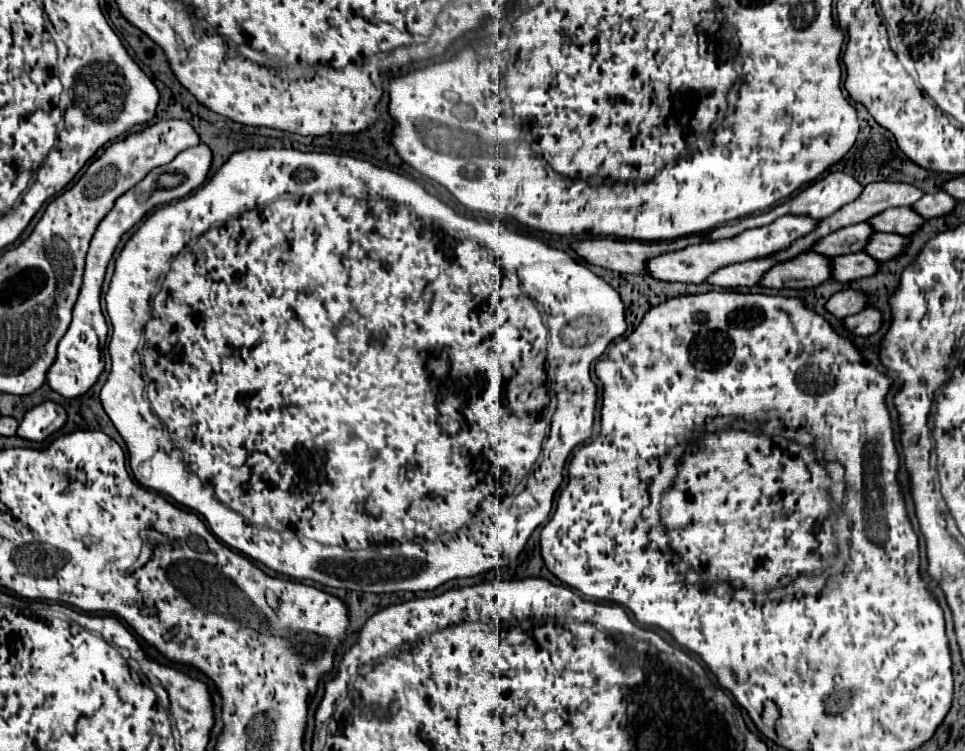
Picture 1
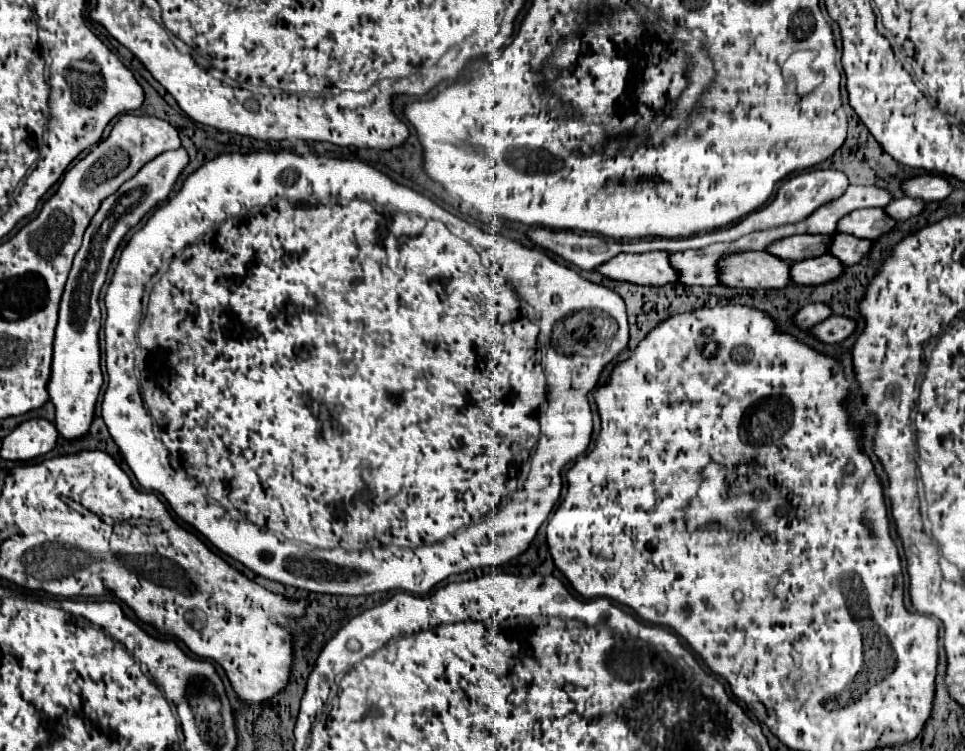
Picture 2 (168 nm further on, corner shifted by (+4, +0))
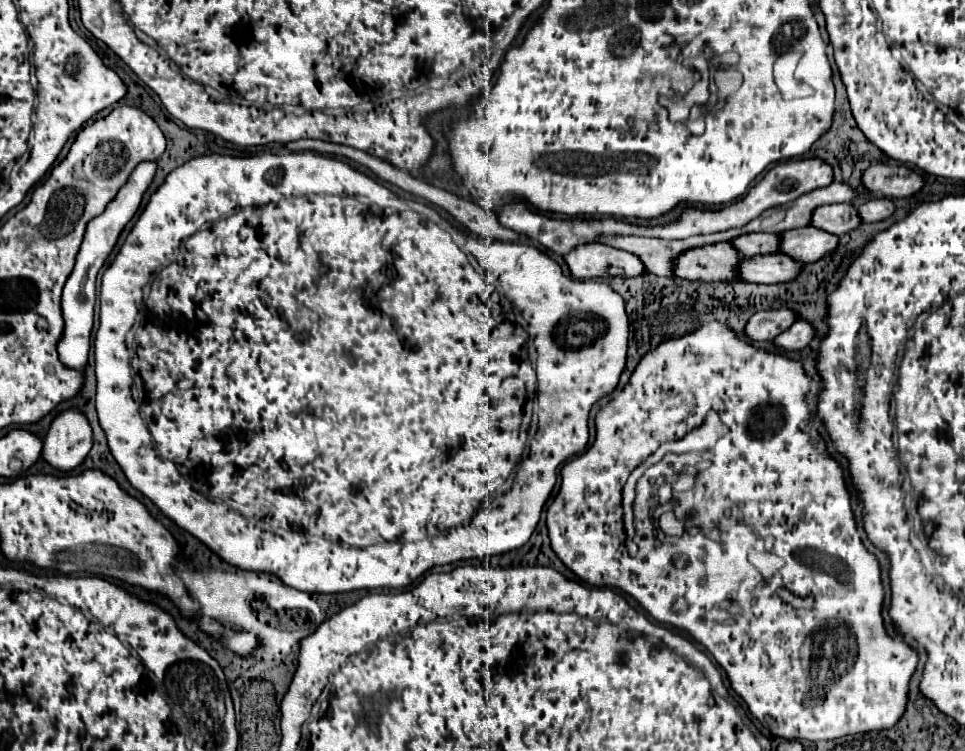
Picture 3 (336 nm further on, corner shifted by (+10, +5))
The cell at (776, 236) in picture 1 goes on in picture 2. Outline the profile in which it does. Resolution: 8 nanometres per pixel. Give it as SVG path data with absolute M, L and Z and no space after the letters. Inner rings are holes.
M666 251L642 253L642 255L616 255L610 263L598 267L598 271L616 281L630 281L638 285L668 285L678 283L678 271L670 263L670 255Z

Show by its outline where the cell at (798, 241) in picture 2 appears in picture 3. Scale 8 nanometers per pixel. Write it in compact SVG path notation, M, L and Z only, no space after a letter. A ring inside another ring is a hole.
M758 232L758 234L742 234L734 240L730 240L730 244L738 250L738 254L742 258L748 256L756 256L756 254L772 254L776 252L776 234L768 234L768 232Z

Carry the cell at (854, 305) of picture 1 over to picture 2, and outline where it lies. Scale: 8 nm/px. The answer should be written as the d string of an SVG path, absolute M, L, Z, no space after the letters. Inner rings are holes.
M810 303L806 307L802 307L798 313L796 313L796 325L802 327L802 329L808 329L808 327L814 327L816 323L822 323L824 319L828 319L832 315L832 309L830 305L826 303Z

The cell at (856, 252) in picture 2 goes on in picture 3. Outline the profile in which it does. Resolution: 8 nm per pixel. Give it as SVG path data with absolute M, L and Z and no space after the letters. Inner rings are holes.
M812 226L784 230L778 236L780 236L778 252L790 256L796 262L804 262L804 264L814 262L816 258L822 258L824 254L830 254L838 246L836 236L824 230L816 230Z

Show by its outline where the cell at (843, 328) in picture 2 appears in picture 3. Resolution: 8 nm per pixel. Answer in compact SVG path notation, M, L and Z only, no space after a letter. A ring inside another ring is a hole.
M794 322L788 330L774 338L774 344L784 350L802 350L810 344L814 336L814 328L808 322Z

